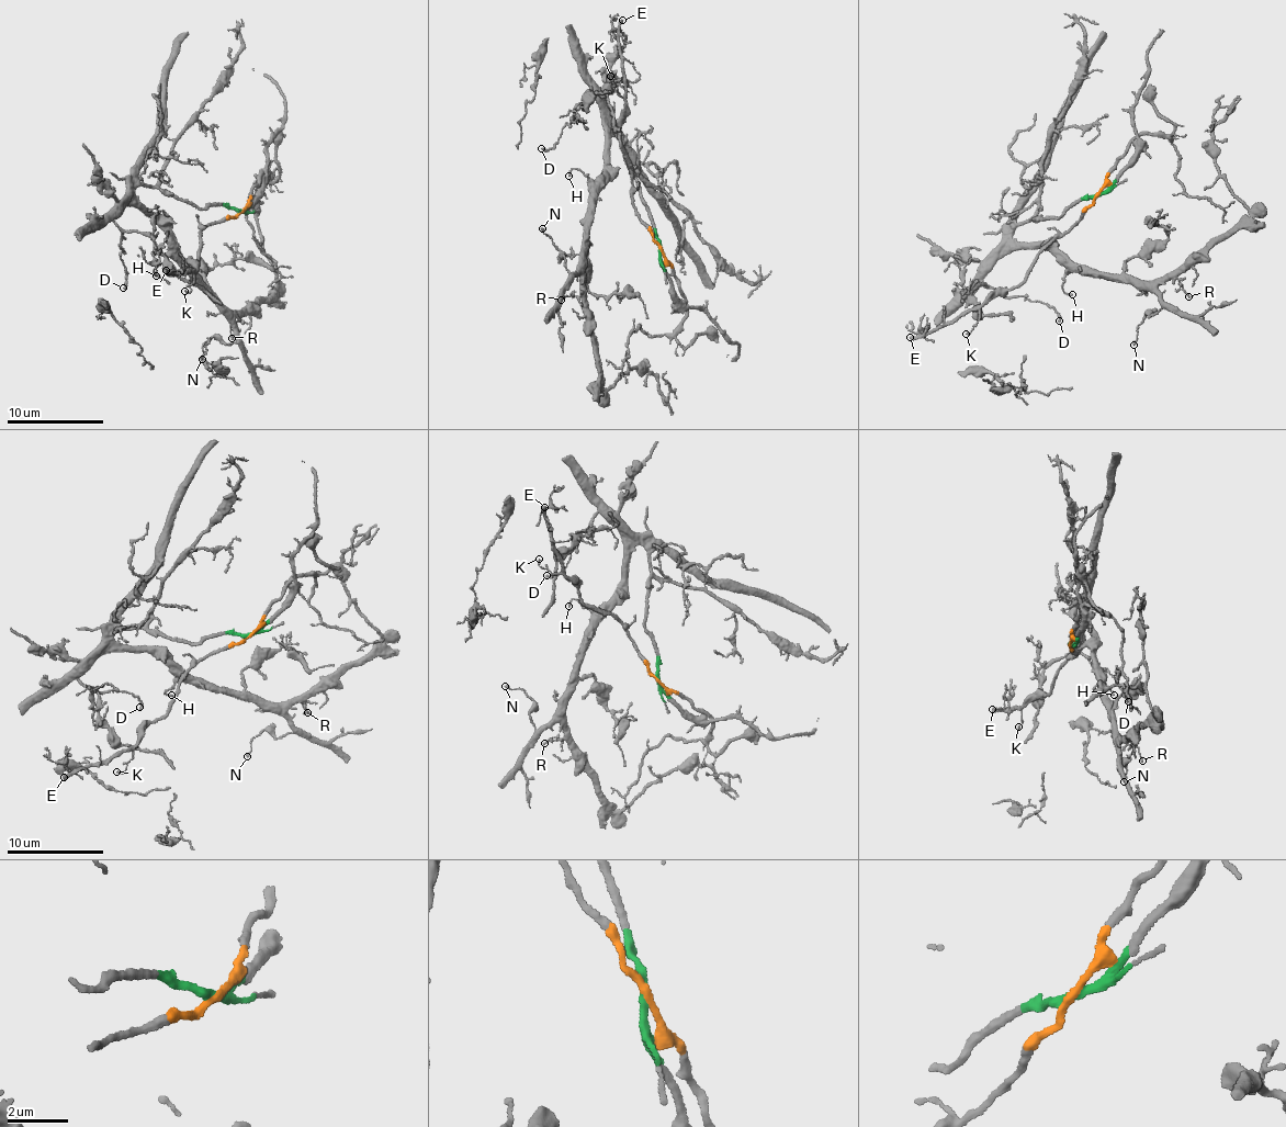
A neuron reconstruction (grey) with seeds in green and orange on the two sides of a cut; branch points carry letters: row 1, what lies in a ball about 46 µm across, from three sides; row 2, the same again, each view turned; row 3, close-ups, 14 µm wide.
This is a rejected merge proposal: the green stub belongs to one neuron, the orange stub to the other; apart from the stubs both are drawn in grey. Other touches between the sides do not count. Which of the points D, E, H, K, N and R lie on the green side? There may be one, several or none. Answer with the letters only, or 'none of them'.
D, H, N, R

